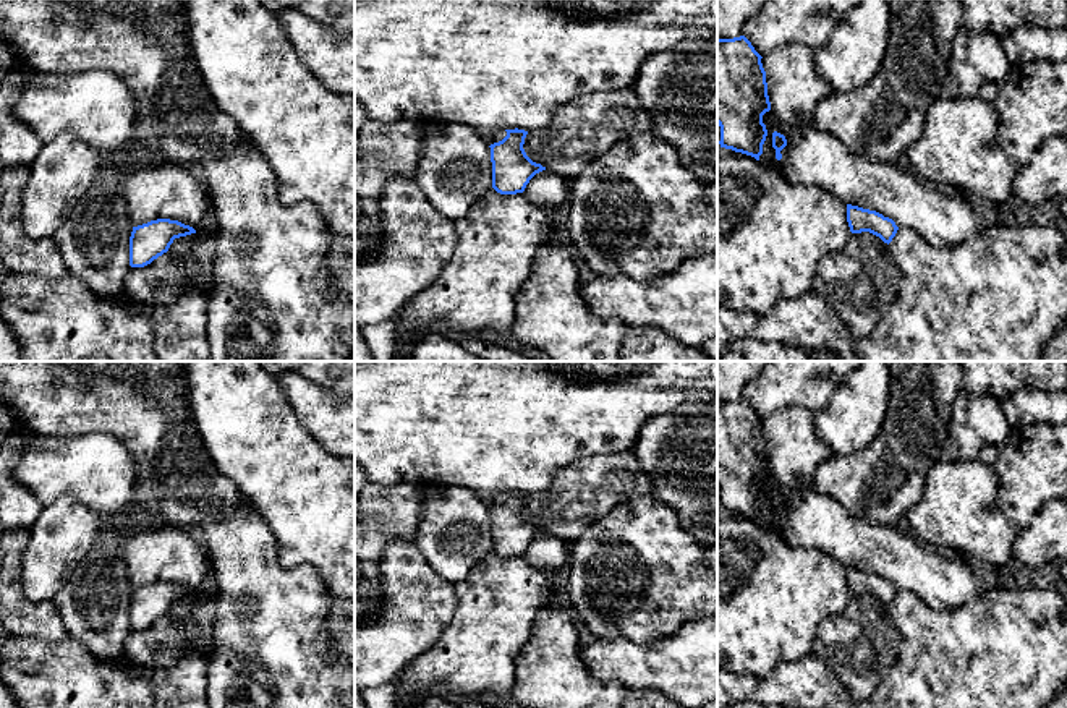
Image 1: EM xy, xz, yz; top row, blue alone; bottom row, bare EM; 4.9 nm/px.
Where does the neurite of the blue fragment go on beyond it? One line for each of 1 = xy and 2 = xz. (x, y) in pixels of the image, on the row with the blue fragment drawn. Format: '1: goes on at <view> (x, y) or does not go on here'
1: does not go on here
2: does not go on here

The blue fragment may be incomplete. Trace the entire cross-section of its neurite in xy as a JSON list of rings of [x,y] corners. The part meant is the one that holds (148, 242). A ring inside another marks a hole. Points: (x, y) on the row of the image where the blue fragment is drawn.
[[[157,219],[133,227],[130,237],[130,266],[144,267],[168,251],[175,238],[196,233],[189,225],[178,220]]]

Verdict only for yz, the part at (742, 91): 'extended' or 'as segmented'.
as segmented

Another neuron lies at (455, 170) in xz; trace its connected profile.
[[[437,123],[423,138],[416,181],[432,207],[455,220],[492,188],[491,147],[476,130],[460,123]]]

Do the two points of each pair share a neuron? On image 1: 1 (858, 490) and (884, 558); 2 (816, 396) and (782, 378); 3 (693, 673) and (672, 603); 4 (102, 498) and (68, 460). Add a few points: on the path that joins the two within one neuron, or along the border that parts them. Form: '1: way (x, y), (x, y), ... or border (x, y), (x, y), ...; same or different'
1: border (839, 503), (857, 519), (892, 527); different
2: way (808, 388), (799, 378), (790, 378); same
3: border (700, 618), (685, 622), (671, 635), (645, 642); different
4: way (96, 488), (78, 470); same

